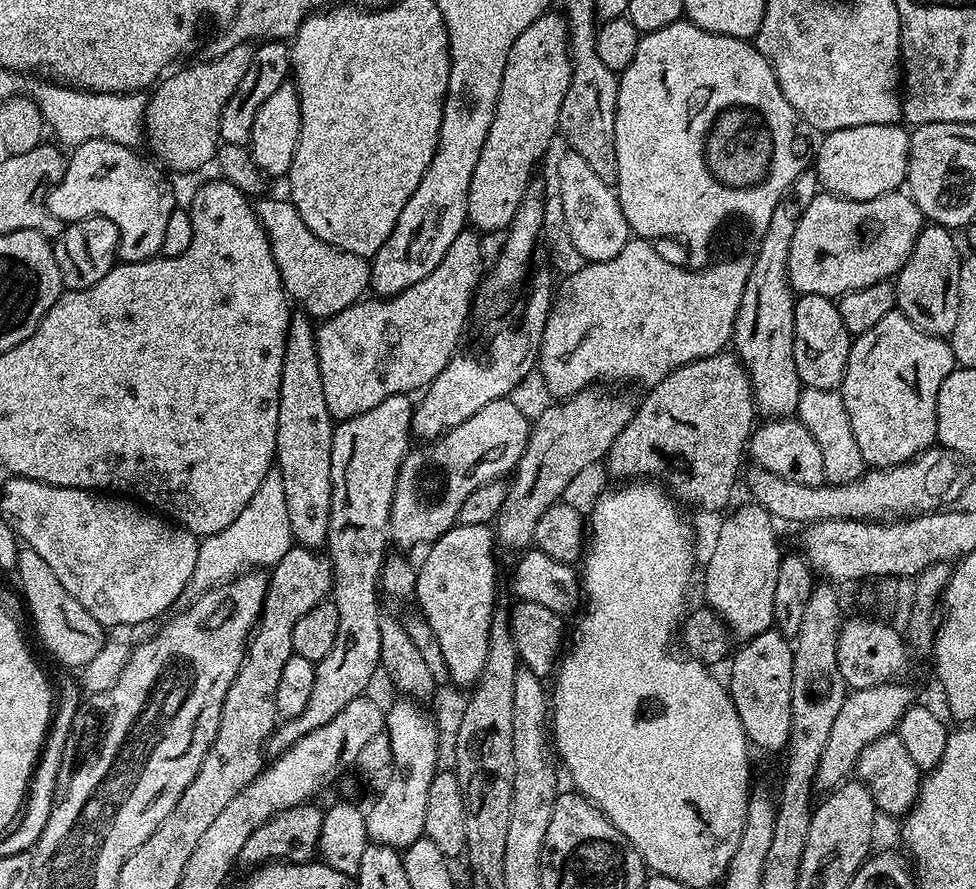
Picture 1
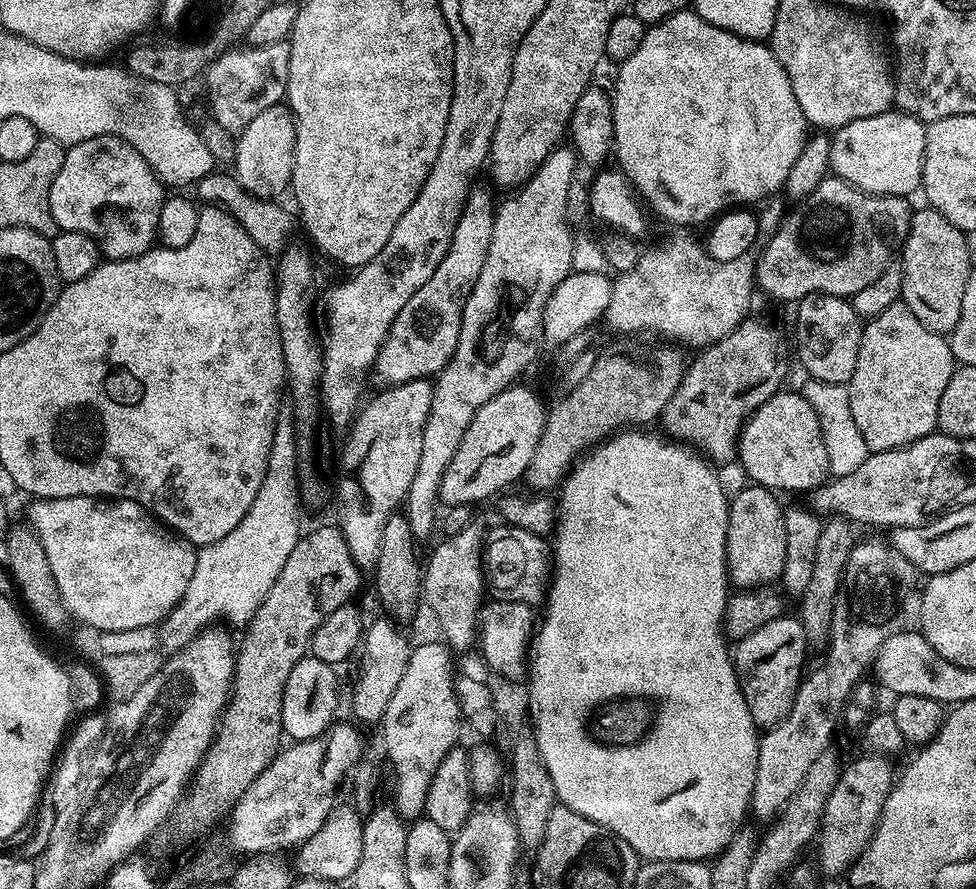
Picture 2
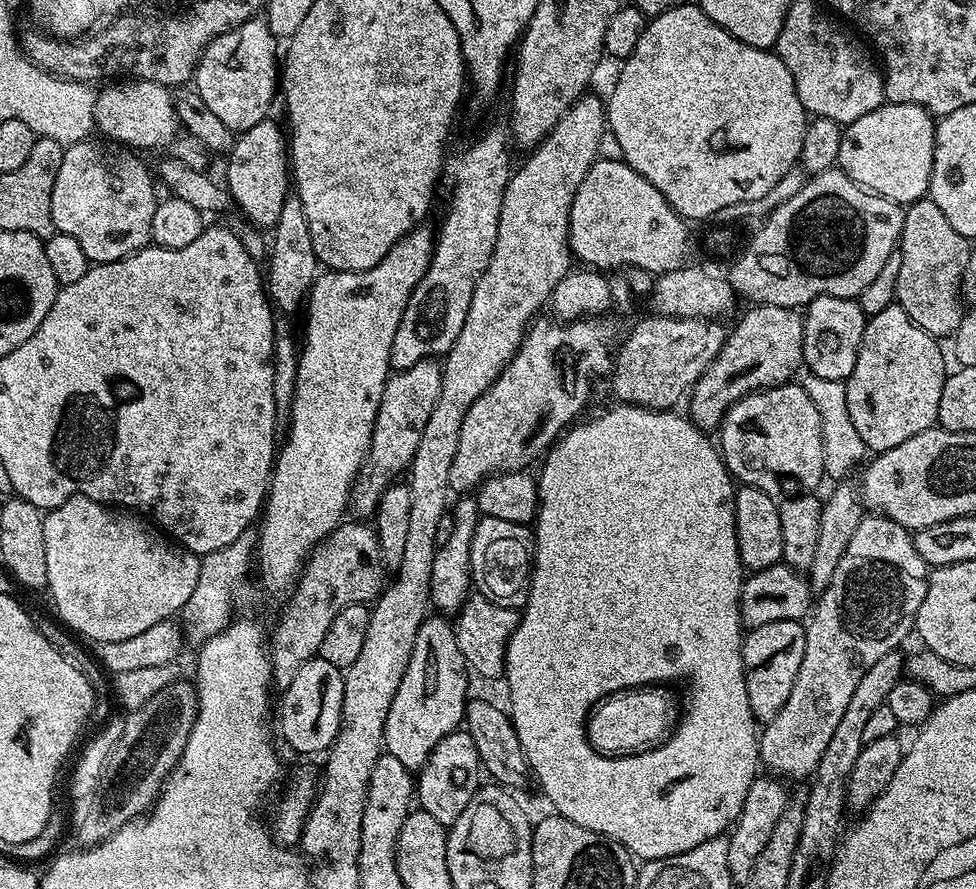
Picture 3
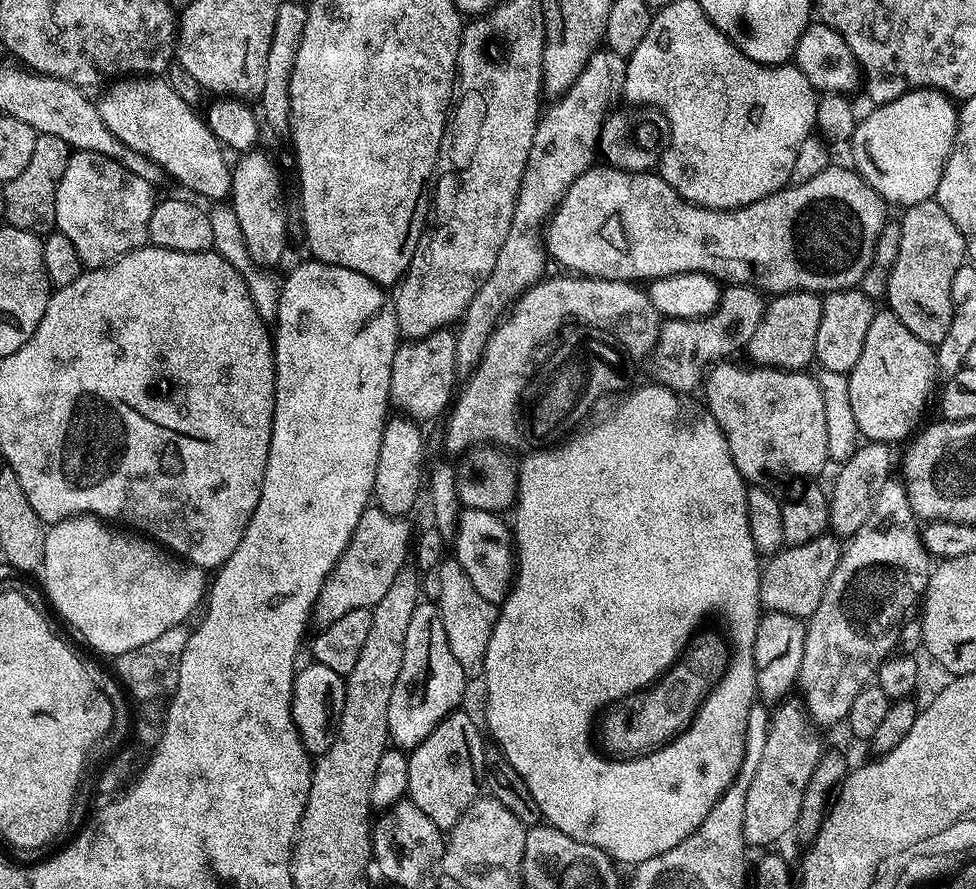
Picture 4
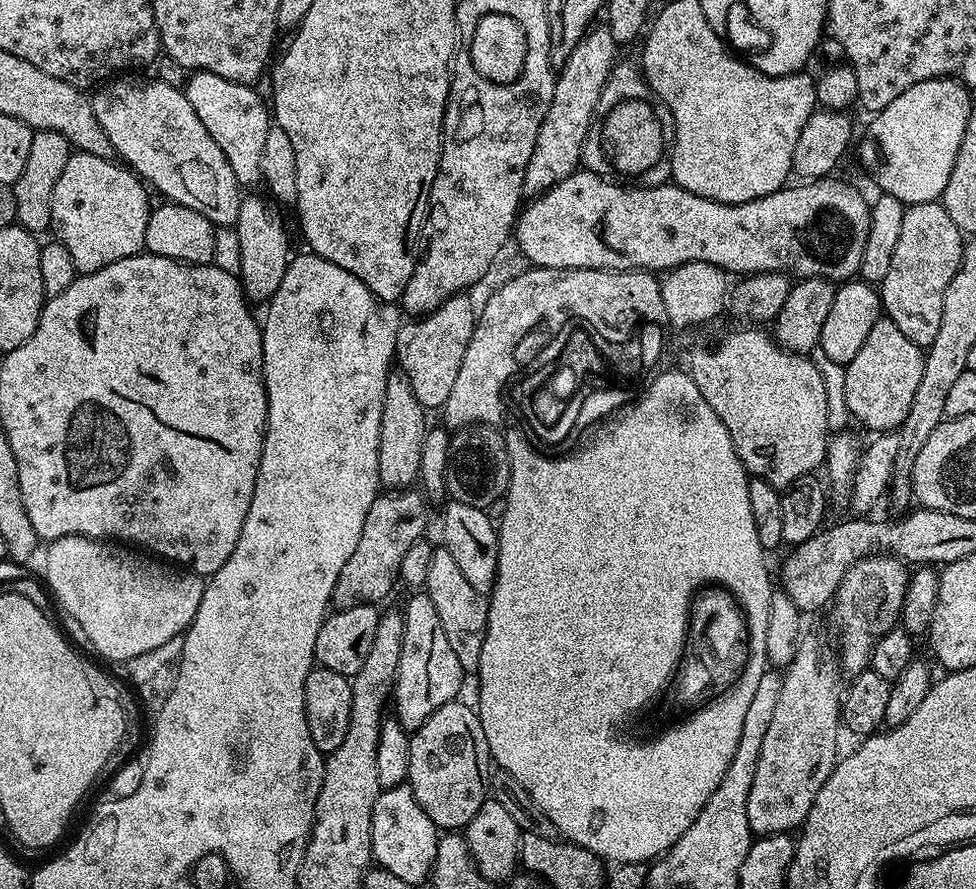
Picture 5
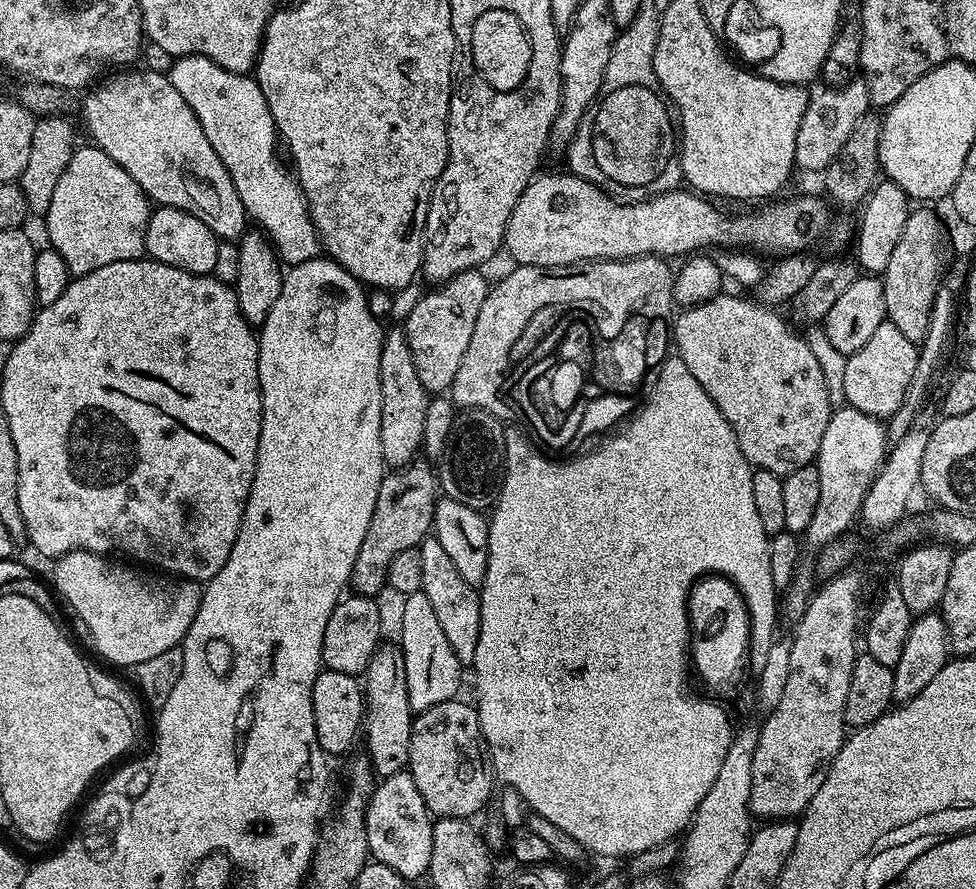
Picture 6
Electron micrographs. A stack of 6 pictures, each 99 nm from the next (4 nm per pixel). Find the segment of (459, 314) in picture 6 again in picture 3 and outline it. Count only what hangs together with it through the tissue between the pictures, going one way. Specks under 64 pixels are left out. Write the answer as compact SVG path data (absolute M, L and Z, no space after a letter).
M435 359L423 360L409 368L399 369L384 383L368 455L364 457L360 473L352 481L350 508L360 515L357 517L371 517L384 491L399 477L396 475L407 473L411 468L422 430L426 430L426 421L430 419L430 410L434 410L434 402L438 402L438 394L442 394L440 369L441 365Z

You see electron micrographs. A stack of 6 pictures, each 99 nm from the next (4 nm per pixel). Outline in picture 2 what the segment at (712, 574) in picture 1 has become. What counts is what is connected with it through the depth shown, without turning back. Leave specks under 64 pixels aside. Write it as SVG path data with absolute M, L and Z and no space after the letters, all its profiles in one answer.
M749 483L748 488L744 488L741 492L732 492L728 501L728 525L726 526L726 548L725 562L728 564L728 579L737 589L740 590L760 590L765 586L775 585L782 574L782 566L786 562L786 526L784 525L784 509L785 505L780 504L781 497L777 495L771 488L763 488L761 484Z

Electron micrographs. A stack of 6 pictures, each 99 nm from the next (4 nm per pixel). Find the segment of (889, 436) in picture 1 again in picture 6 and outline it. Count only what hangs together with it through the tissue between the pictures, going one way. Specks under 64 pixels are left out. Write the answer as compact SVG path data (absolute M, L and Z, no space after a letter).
M884 323L874 330L874 335L846 362L846 390L844 398L849 408L857 408L877 418L887 418L902 406L902 398L906 398L906 386L910 386L910 378L914 378L914 366L918 366L918 345L910 342L906 334L898 331L898 326Z

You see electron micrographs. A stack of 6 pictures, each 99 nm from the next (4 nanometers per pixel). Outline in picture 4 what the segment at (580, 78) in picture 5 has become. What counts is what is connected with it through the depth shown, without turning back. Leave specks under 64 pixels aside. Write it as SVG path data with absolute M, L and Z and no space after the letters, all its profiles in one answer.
M603 51L592 55L590 62L586 62L586 70L574 78L574 86L570 86L570 90L555 102L549 103L552 105L543 109L540 121L536 123L534 142L530 142L526 170L514 202L514 218L510 218L510 234L506 234L506 242L502 242L502 250L498 250L494 270L490 270L486 282L482 282L458 324L456 366L461 373L471 373L480 363L488 339L521 294L545 279L547 272L544 271L550 265L546 222L551 220L566 190L570 190L572 183L598 160L602 126L613 107L611 62Z

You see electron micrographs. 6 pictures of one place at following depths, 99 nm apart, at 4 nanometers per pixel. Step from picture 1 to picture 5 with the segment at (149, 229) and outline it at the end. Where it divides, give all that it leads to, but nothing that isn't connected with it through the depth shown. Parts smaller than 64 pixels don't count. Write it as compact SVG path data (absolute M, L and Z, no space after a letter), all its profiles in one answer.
M73 151L70 162L66 162L66 167L58 178L58 186L54 186L52 228L59 244L70 250L70 258L74 258L77 273L97 272L102 270L102 266L110 266L110 262L139 256L145 251L146 222L150 211L147 191L149 189L145 181L123 163Z

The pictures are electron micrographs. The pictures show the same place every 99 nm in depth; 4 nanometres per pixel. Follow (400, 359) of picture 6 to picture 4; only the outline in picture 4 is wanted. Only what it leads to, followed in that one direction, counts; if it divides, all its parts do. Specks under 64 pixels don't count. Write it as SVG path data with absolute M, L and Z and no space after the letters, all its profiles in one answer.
M407 418L389 419L384 426L382 434L382 446L378 450L378 466L374 470L374 486L372 487L372 495L374 497L375 507L380 508L390 516L399 518L407 517L408 511L416 504L416 499L421 499L422 485L426 480L426 472L420 467L424 464L424 436L420 433L421 425Z

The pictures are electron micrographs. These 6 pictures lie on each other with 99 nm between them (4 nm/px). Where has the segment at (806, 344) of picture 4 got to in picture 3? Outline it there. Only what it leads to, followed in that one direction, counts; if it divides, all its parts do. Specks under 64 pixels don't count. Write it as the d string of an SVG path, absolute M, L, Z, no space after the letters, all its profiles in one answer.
M758 304L749 309L736 325L731 325L728 340L722 346L718 358L710 362L687 397L687 415L699 428L719 429L728 407L736 400L759 392L762 388L787 384L795 377L792 375L796 371L801 371L804 362L803 315L795 308L769 304Z

